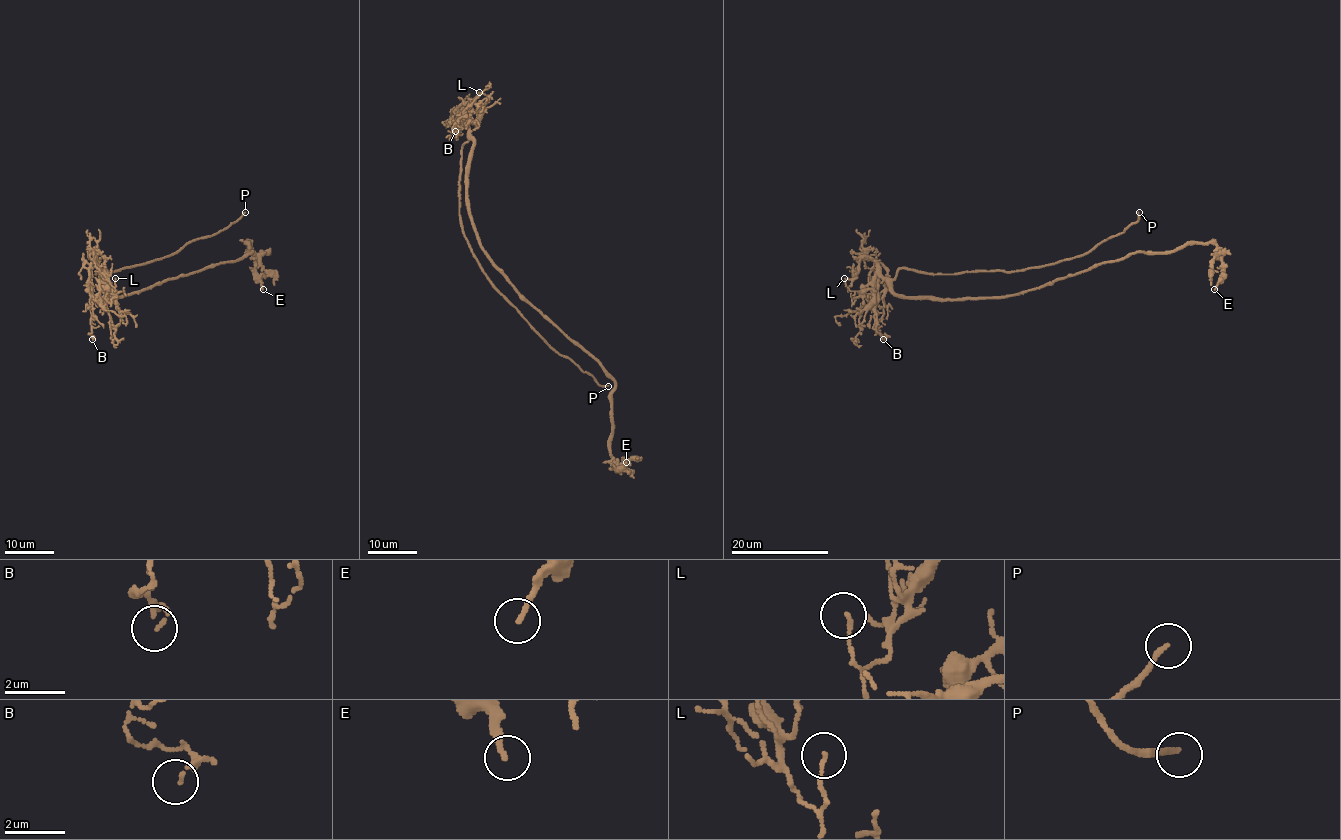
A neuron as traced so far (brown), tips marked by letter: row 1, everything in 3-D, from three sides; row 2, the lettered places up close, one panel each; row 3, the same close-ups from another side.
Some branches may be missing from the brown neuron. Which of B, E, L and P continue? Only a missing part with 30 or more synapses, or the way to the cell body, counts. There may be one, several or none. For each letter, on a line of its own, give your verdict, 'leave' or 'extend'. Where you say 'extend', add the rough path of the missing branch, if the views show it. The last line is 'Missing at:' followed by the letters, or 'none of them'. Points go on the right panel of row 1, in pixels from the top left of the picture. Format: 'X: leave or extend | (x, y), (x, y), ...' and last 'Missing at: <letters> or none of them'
B: leave
E: leave
L: leave
P: extend | (1139, 212), (1145, 206), (1161, 206), (1195, 222), (1225, 226), (1272, 254), (1290, 260)
Missing at: P

